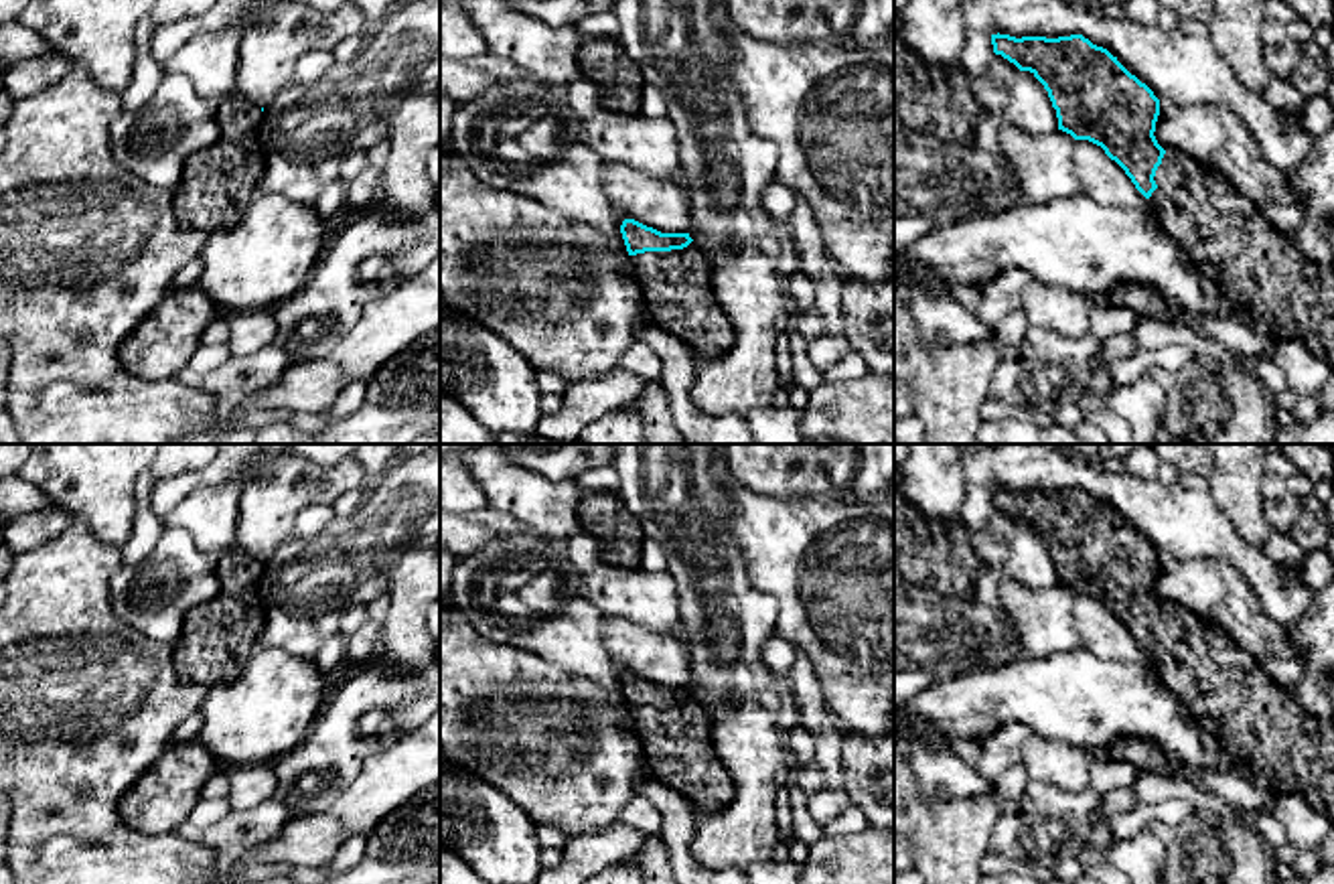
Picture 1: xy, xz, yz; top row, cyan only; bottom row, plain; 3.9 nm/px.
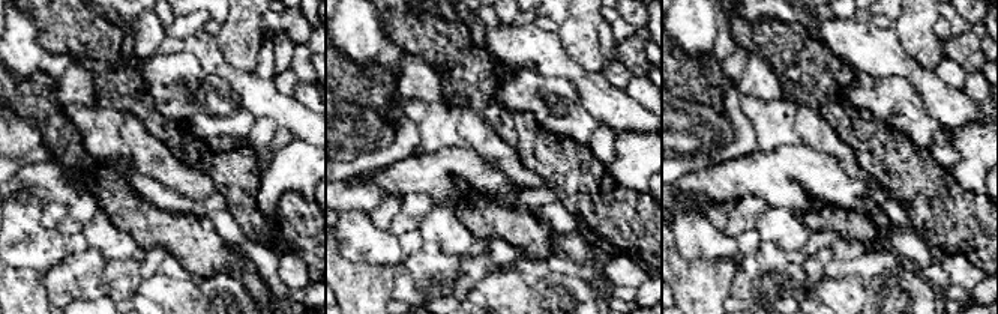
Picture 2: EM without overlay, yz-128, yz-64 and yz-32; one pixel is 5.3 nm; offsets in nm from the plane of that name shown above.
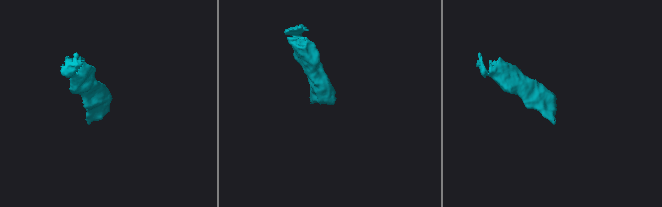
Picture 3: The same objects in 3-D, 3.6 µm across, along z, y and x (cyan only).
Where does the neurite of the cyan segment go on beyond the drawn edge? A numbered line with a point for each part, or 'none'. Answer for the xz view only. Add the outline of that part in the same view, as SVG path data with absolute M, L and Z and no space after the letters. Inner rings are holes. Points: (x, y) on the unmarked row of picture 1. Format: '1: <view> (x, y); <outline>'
1: xz (678, 749); M691 695L683 704L628 710L649 777L689 799L697 815L718 811L732 781L712 742L712 716Z

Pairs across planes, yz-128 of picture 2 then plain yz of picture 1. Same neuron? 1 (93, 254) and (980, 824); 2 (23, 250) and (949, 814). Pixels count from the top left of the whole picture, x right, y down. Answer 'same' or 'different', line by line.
1: different
2: different

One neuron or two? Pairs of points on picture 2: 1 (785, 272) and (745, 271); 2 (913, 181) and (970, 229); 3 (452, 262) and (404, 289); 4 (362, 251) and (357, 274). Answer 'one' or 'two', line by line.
1: one
2: one
3: one
4: two

